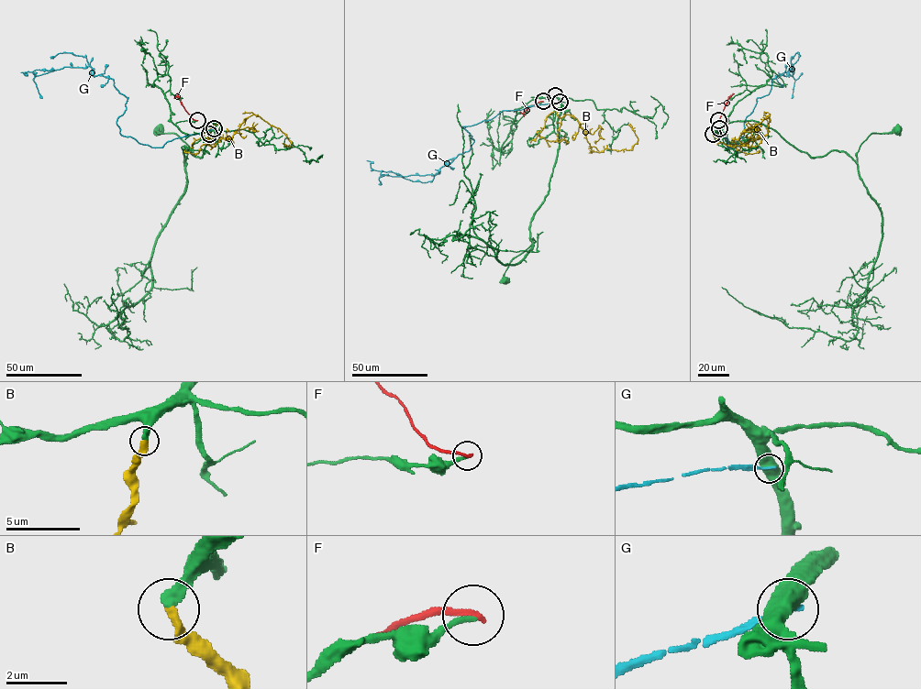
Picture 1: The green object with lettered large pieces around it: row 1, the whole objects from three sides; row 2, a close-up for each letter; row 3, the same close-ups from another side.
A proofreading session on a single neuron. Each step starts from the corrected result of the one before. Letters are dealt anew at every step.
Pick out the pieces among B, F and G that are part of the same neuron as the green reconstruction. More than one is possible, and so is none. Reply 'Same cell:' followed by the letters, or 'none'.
Same cell: B

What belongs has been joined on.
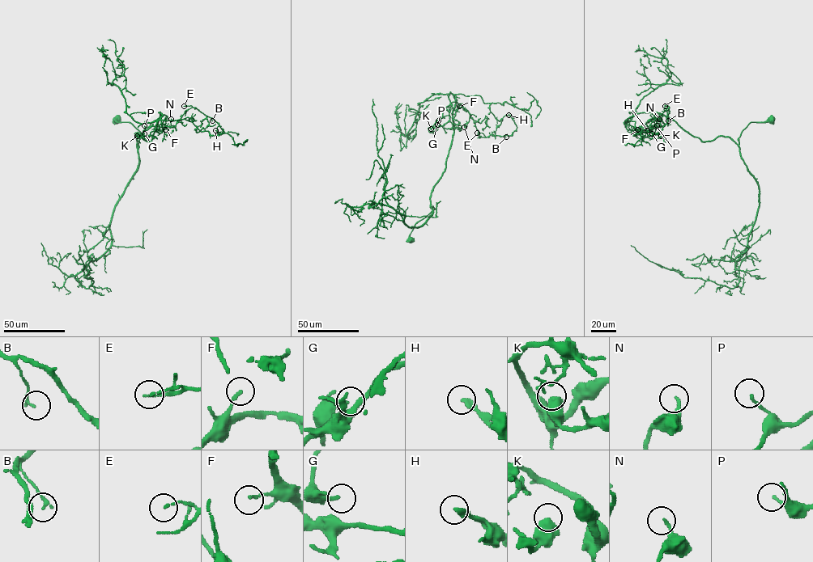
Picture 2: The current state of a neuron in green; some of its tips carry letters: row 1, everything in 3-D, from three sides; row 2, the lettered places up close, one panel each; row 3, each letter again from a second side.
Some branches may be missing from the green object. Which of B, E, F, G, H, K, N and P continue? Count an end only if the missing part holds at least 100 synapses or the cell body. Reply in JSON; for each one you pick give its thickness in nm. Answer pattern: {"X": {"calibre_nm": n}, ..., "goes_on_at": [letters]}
{"goes_on_at": []}

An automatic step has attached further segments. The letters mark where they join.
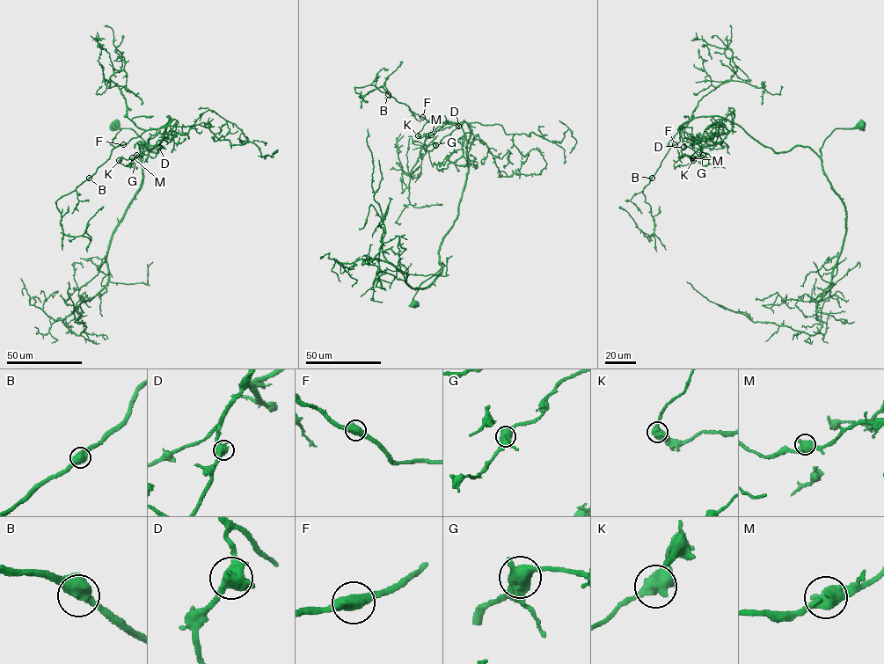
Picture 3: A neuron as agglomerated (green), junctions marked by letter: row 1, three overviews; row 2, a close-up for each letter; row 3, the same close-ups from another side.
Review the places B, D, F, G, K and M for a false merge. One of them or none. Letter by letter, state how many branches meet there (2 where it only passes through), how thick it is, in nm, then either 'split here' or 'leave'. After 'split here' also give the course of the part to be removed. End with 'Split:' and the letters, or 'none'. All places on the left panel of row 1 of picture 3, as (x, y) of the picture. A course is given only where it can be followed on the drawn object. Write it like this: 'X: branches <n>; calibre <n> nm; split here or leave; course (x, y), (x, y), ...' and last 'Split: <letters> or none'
B: branches 2; calibre 550 nm; leave
D: branches 2; calibre 600 nm; leave
F: branches 2; calibre 550 nm; leave
G: branches 2; calibre 600 nm; leave
K: branches 2; calibre 600 nm; leave
M: branches 2; calibre 600 nm; leave
Split: none

